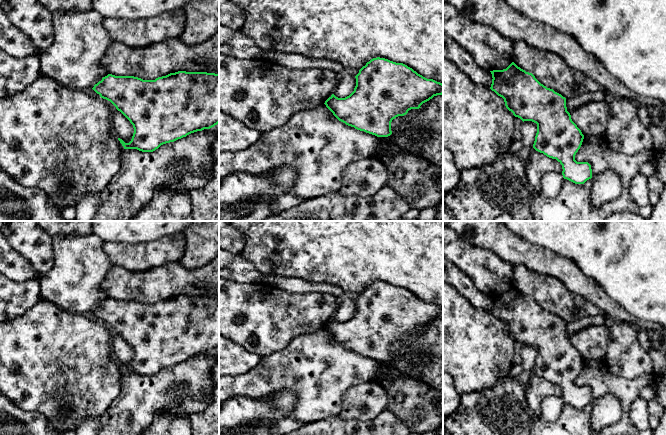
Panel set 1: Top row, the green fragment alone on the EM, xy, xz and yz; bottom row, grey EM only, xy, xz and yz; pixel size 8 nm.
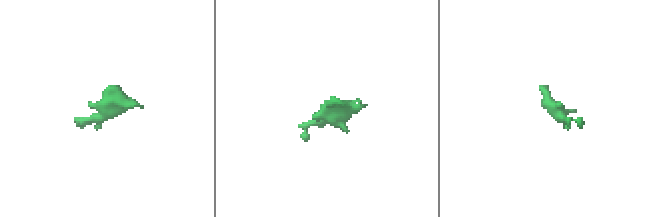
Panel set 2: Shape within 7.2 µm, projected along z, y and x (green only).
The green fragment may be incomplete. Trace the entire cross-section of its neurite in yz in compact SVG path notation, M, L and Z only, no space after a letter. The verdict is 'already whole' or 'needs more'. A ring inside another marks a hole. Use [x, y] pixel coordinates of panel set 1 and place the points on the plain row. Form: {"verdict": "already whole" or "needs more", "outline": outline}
{"verdict": "already whole", "outline": "M514 286L506 293L490 296L493 302L490 313L504 323L506 332L523 346L532 345L537 348L533 372L549 382L556 383L562 389L564 403L575 408L584 408L591 403L591 389L588 386L575 384L584 359L567 335L566 322L541 308L532 297L521 293Z"}

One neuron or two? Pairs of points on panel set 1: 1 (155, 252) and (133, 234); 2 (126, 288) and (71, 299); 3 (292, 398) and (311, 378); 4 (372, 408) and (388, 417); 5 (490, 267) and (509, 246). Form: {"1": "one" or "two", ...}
{"1": "two", "2": "two", "3": "two", "4": "two", "5": "two"}

